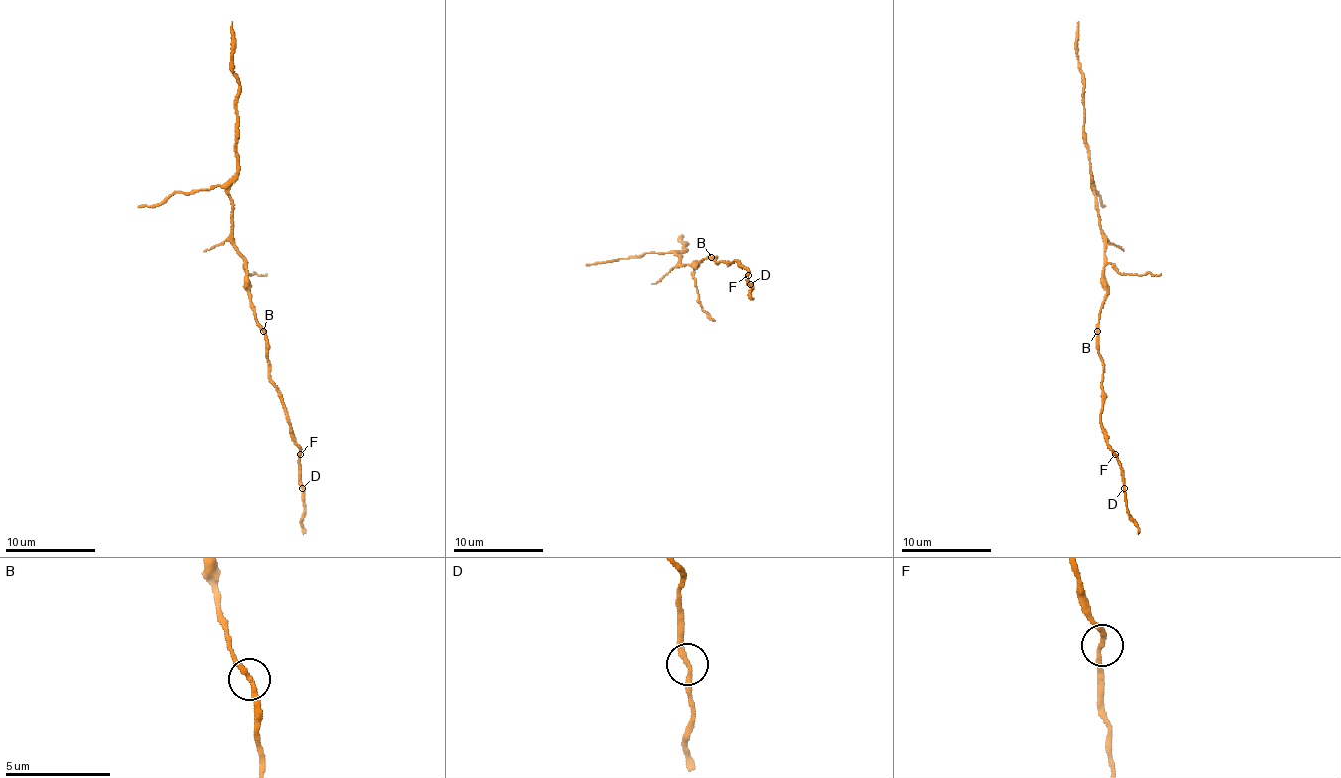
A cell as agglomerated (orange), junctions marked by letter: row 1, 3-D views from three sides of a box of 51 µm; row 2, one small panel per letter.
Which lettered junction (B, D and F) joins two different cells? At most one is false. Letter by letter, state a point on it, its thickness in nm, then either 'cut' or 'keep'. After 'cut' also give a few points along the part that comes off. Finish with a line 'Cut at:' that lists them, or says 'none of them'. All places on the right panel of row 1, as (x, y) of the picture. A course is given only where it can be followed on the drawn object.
B: (1097, 331) | 240 nm | keep
D: (1124, 488) | 200 nm | keep
F: (1115, 454) | 240 nm | keep
Cut at: none of them

